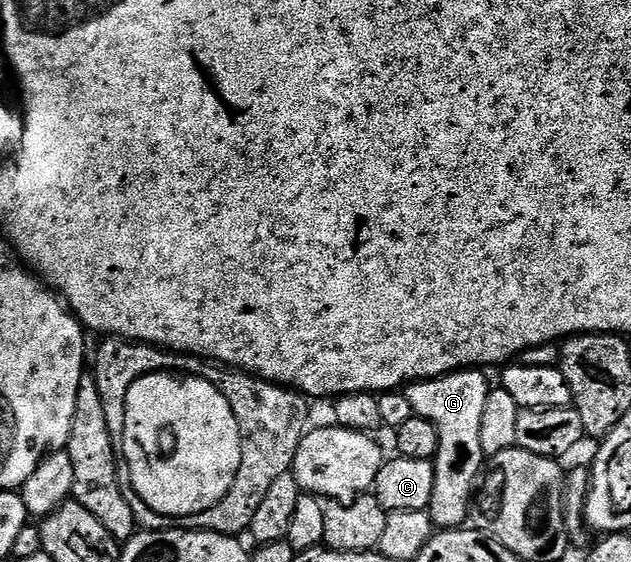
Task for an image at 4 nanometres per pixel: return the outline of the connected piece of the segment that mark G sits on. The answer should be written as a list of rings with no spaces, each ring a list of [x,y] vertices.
[[[484,371],[449,372],[433,380],[412,381],[403,388],[414,413],[427,418],[427,422],[439,430],[439,450],[432,459],[435,466],[435,490],[431,490],[431,502],[427,509],[437,530],[459,528],[468,521],[465,519],[469,516],[469,508],[471,512],[475,489],[487,464],[479,433],[483,423],[483,405],[487,403],[491,383],[481,372]]]

